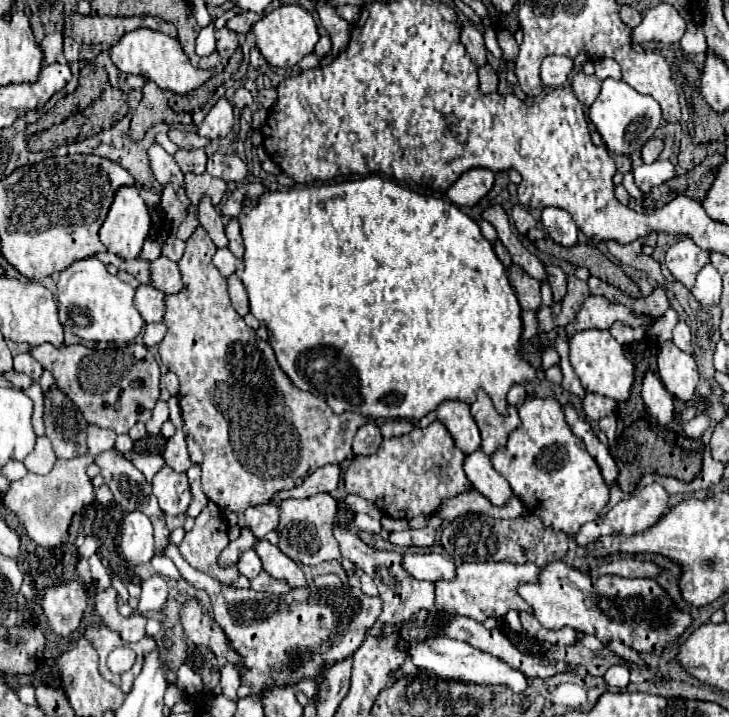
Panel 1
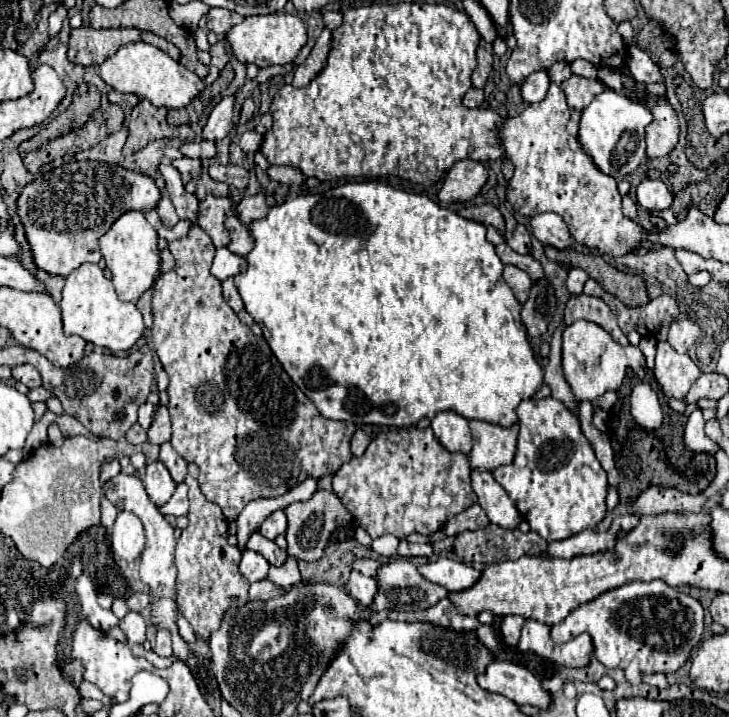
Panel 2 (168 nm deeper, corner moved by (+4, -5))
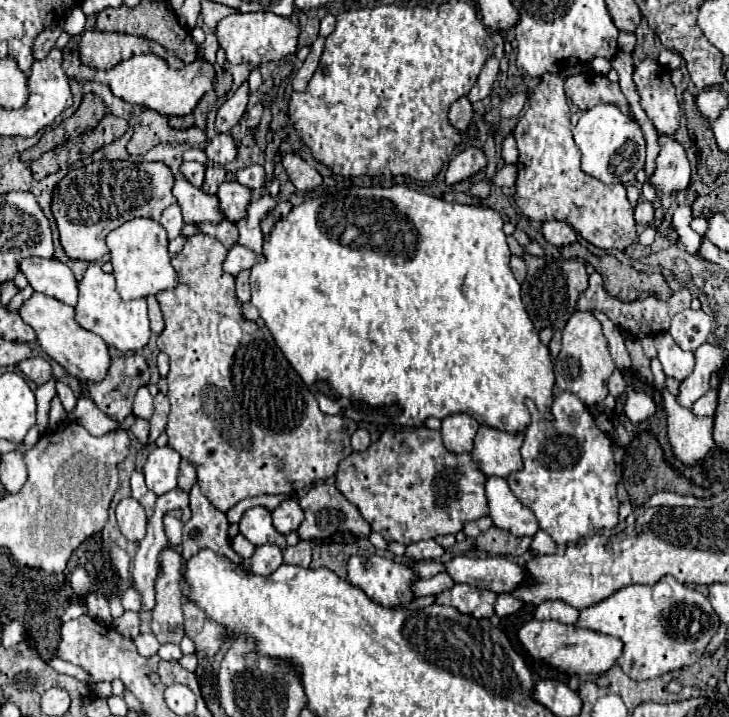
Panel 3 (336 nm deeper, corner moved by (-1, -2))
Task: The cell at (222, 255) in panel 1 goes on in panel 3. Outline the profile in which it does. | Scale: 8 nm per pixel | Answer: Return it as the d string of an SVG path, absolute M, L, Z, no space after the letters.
M235 244L223 262L223 270L237 276L241 270L249 270L257 262L263 262L263 256L257 256L253 250Z

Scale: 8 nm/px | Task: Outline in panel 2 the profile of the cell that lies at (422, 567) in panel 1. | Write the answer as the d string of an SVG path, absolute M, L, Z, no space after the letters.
M446 557L420 565L418 573L422 573L422 577L426 577L428 581L432 581L436 585L442 585L448 591L464 591L470 585L474 585L480 577L478 569L474 569L462 561L454 561L454 559L446 559Z

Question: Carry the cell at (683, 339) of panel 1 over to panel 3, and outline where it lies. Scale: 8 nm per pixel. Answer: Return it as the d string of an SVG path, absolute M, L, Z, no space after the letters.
M687 308L671 318L669 334L683 350L695 350L707 340L711 326L713 322L709 314L705 314L701 308L699 310Z

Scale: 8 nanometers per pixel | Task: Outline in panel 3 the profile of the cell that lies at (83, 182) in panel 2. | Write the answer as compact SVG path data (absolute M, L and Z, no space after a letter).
M99 160L93 162L85 168L79 170L71 170L55 188L53 194L53 214L57 220L57 228L59 228L59 240L67 252L69 258L77 258L77 260L89 260L89 262L97 262L101 260L101 256L105 256L109 252L105 238L111 230L119 228L123 222L129 222L131 218L151 218L151 220L159 220L161 212L175 204L177 200L173 200L171 188L173 188L173 174L169 170L169 166L165 166L163 162L129 162L129 160Z

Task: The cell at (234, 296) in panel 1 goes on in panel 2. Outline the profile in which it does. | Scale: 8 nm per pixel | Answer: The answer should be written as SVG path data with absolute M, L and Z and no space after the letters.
M226 279L226 281L222 281L222 287L224 287L224 299L226 299L226 303L232 307L234 313L240 313L244 309L244 305L242 305L242 299L240 299L240 295L236 291L234 281Z

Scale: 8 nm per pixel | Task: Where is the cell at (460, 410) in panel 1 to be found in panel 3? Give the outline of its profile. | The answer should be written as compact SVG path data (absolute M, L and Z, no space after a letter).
M451 414L443 418L441 436L443 436L445 448L453 454L471 452L477 428L479 428L479 422L469 414Z

